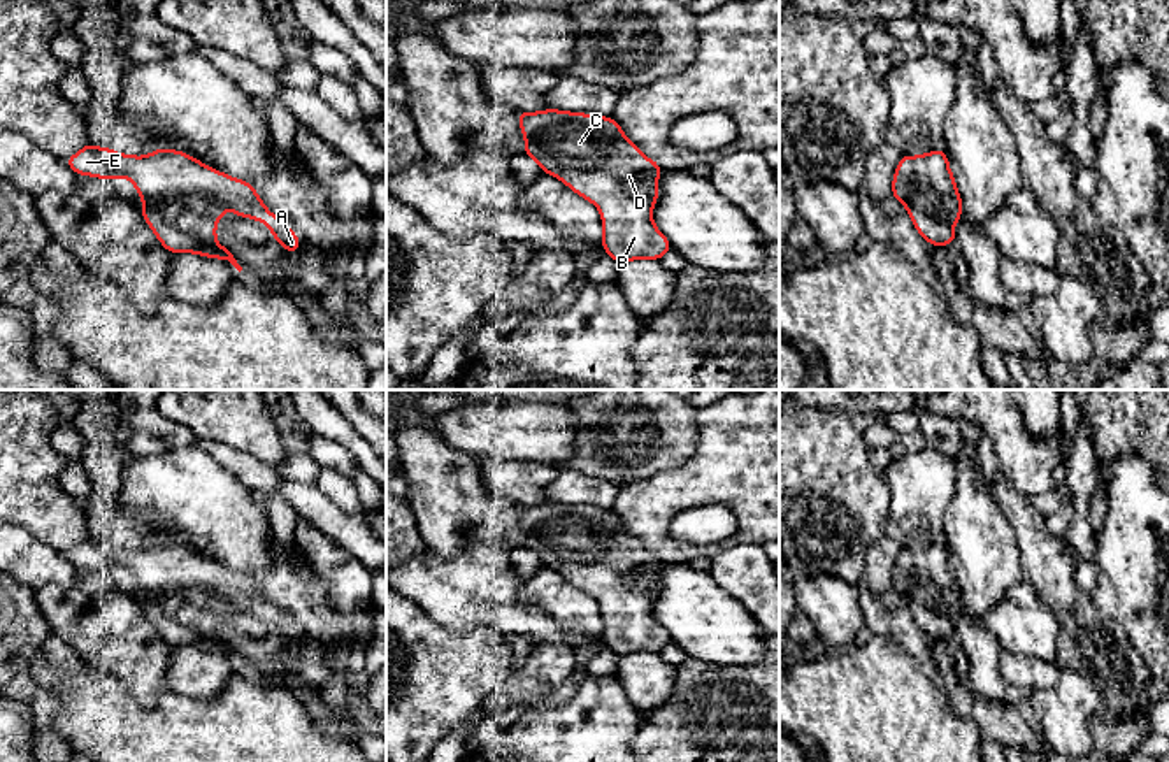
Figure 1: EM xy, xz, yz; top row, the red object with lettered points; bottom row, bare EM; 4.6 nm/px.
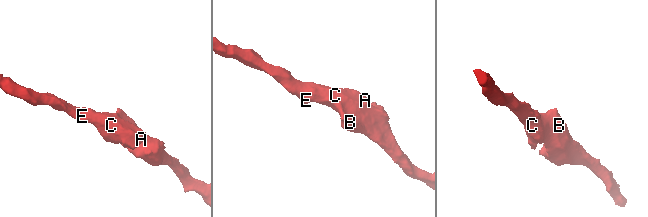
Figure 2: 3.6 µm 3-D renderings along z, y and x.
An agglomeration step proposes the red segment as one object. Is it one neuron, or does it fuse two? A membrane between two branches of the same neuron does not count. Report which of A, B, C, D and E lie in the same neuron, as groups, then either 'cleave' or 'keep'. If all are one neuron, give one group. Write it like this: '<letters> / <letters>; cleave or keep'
A B C D E; keep

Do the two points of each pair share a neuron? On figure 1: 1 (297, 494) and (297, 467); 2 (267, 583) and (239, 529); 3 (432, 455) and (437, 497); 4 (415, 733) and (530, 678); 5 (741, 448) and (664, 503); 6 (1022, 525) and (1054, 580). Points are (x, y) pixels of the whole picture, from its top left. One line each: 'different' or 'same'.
1: different
2: different
3: same
4: different
5: same
6: same

